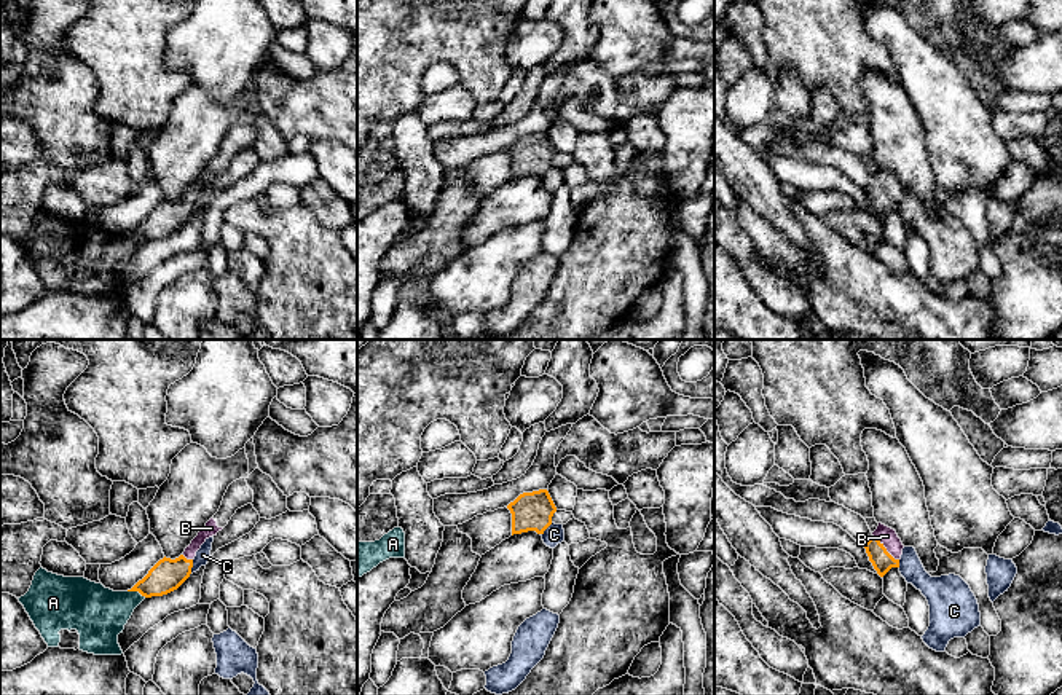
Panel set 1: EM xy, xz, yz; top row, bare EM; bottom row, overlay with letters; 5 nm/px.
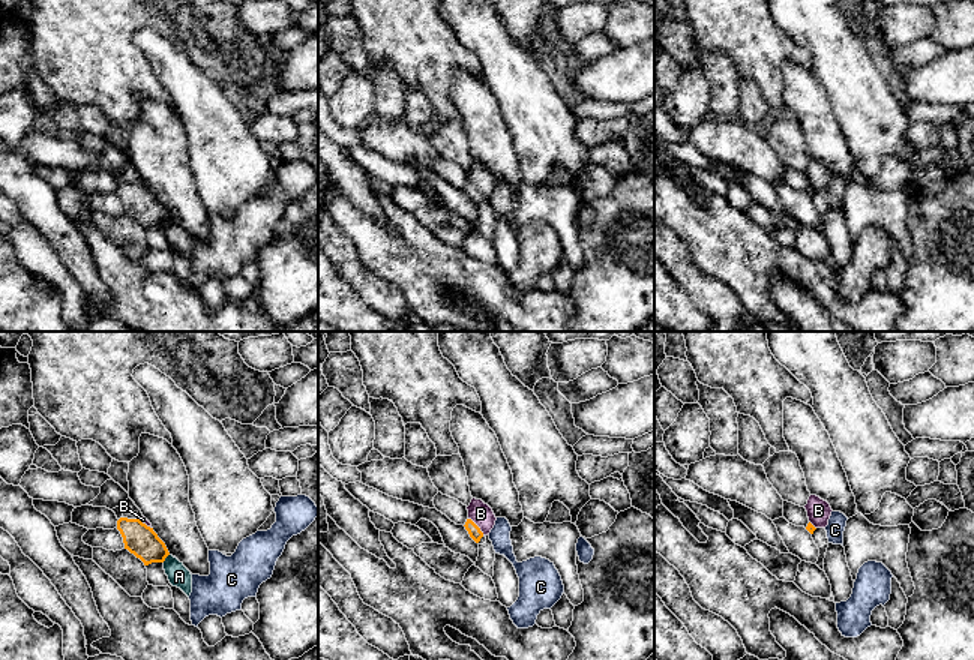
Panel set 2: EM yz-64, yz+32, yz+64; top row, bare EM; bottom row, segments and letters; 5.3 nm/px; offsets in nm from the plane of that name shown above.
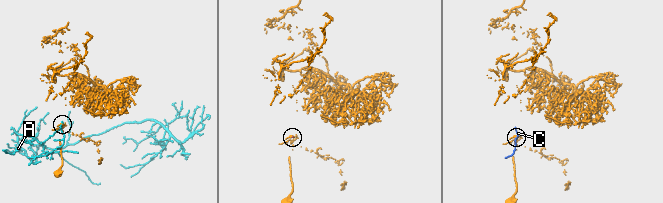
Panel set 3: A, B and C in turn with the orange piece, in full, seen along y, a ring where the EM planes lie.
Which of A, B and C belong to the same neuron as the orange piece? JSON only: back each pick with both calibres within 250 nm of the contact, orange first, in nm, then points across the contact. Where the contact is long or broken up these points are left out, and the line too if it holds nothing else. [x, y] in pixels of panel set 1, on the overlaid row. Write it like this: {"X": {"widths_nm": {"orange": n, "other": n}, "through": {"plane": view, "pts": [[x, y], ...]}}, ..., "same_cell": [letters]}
{"B": {"widths_nm": {"orange": 110, "other": 90}, "through": {"plane": "yz", "pts": [[882, 561], [885, 549], [887, 536]]}}, "same_cell": ["B"]}

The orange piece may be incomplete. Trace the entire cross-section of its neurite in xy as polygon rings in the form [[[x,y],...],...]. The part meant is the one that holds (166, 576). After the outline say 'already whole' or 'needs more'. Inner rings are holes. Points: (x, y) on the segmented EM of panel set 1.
[[[246,478],[233,481],[222,501],[218,512],[206,523],[185,552],[175,558],[159,560],[148,574],[128,591],[139,591],[145,598],[163,596],[177,590],[191,574],[193,560],[201,545],[222,531],[238,508],[254,502],[254,491]]] | needs more

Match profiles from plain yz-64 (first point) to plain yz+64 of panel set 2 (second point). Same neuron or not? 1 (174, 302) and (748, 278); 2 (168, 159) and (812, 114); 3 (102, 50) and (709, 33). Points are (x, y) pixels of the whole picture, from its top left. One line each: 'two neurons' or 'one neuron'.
1: one neuron
2: one neuron
3: one neuron

